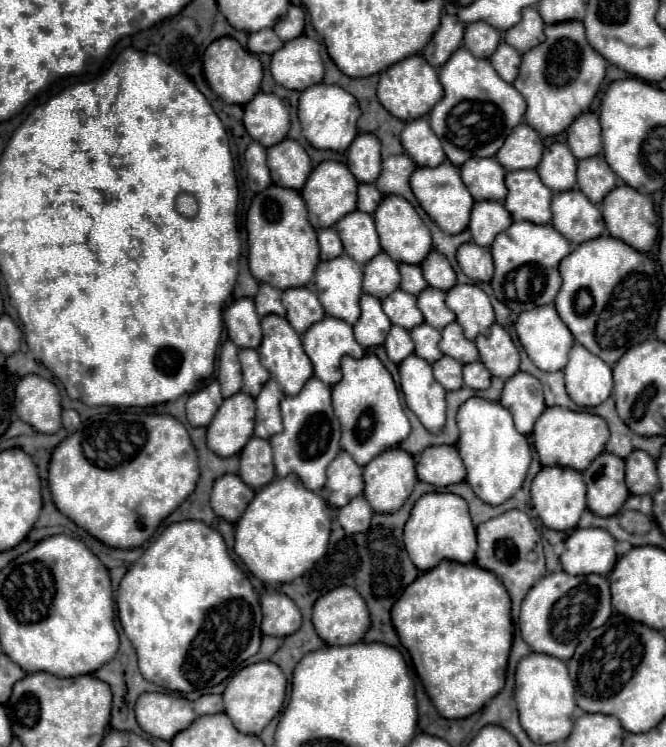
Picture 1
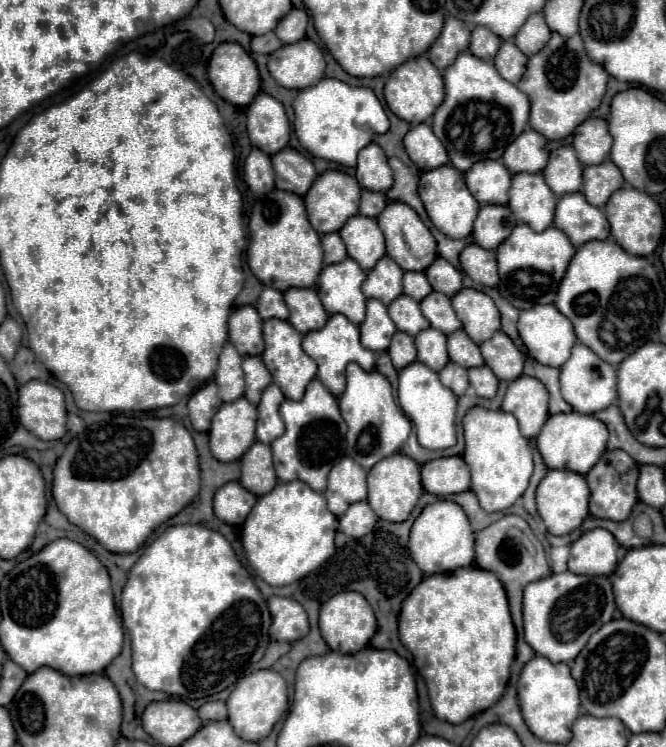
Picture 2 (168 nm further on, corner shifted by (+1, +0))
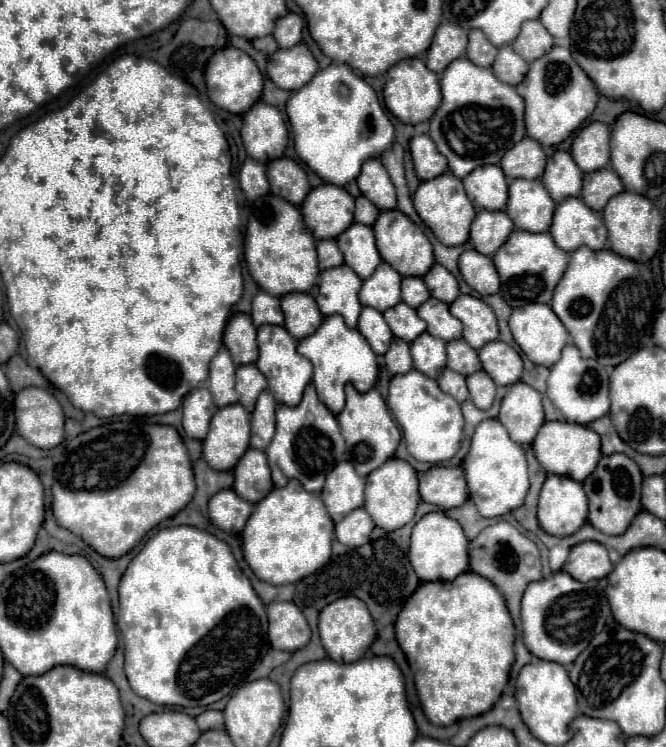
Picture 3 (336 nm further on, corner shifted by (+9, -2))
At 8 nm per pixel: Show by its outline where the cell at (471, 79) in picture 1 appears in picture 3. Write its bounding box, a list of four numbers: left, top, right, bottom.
[430,58,524,178]

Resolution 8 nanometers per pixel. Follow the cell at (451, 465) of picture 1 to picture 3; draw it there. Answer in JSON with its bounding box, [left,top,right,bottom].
[420,466,468,510]

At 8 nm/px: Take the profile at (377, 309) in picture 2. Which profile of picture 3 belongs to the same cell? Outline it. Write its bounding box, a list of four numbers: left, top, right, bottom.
[358,308,392,354]

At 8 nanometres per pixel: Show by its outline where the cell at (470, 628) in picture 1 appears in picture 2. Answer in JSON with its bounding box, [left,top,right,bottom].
[398,566,516,724]

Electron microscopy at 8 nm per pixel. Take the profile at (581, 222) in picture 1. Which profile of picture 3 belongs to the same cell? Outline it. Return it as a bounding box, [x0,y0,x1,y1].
[550,198,606,252]

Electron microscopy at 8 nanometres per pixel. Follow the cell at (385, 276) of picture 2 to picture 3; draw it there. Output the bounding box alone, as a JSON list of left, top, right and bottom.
[362,262,402,312]

